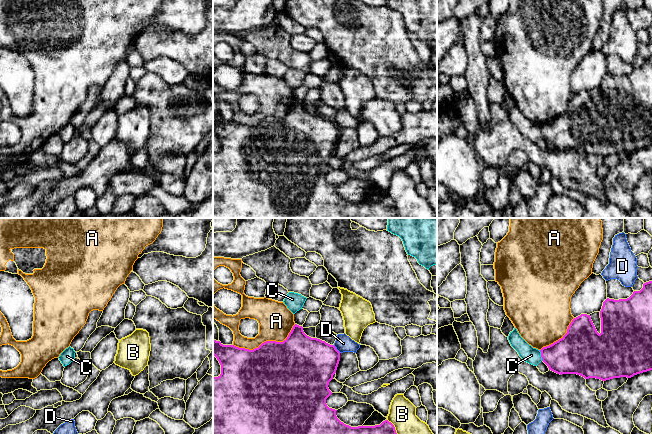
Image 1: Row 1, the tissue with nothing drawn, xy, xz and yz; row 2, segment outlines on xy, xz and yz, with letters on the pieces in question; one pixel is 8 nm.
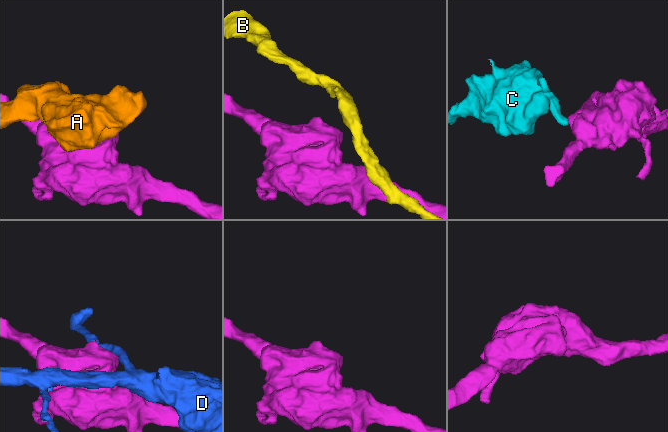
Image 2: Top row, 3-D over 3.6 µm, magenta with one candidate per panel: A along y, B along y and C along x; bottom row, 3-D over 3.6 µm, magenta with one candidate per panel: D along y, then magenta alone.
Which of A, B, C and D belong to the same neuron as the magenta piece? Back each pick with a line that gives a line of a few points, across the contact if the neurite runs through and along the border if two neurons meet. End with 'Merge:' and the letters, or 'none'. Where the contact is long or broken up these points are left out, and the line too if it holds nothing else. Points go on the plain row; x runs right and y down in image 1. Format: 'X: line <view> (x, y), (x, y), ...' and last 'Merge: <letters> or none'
Merge: none

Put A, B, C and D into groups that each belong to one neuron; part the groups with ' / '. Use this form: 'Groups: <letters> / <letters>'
Groups: A / B / C / D

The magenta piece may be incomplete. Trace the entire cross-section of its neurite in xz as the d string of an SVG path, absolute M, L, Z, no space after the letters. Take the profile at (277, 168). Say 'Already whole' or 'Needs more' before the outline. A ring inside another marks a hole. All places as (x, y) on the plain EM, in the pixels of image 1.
Already whole. M295 100L283 118L266 117L253 126L223 121L220 117L213 116L213 131L221 141L221 150L213 153L213 218L399 218L395 203L388 196L375 202L351 203L337 194L337 186L329 184L326 175L332 170L328 161L336 149L340 128L334 121L307 112L302 102Z

